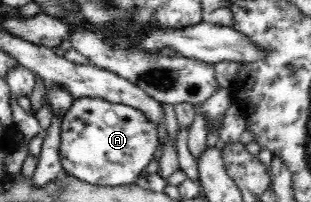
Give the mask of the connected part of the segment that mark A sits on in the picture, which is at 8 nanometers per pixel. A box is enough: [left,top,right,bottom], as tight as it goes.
[60,98,159,185]

